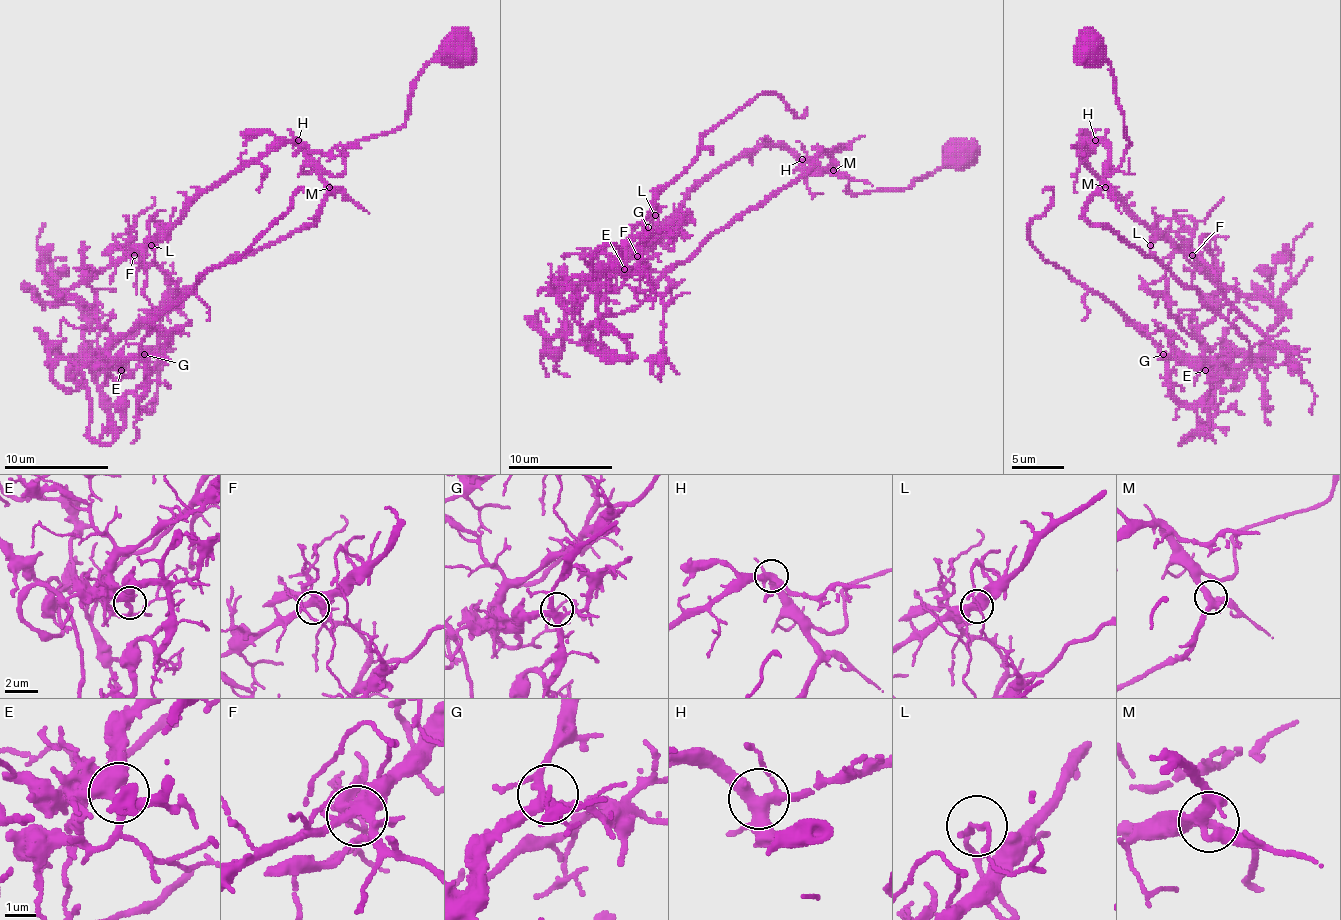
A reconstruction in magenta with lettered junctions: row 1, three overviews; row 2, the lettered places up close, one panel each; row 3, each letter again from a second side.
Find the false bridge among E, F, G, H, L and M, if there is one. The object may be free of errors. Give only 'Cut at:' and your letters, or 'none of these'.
Cut at: L

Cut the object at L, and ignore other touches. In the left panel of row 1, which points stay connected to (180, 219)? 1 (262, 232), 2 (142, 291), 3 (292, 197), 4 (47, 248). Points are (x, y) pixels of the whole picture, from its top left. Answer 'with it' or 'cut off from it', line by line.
1: cut off from it
2: cut off from it
3: cut off from it
4: cut off from it

